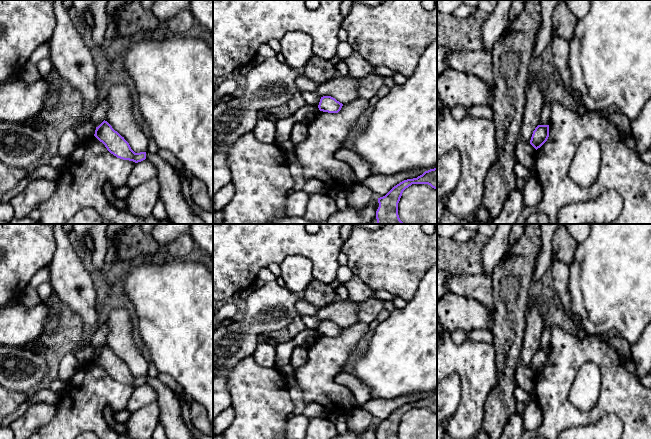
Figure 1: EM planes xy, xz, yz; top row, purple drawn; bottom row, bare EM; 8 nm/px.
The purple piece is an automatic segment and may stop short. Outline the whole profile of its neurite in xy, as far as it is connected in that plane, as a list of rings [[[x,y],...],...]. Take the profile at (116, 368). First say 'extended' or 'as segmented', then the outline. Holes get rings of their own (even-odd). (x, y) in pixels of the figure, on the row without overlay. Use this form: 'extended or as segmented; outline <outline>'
as segmented; outline [[[105,344],[96,351],[94,360],[117,382],[135,387],[146,383],[146,376],[135,377],[124,361],[115,355]]]

